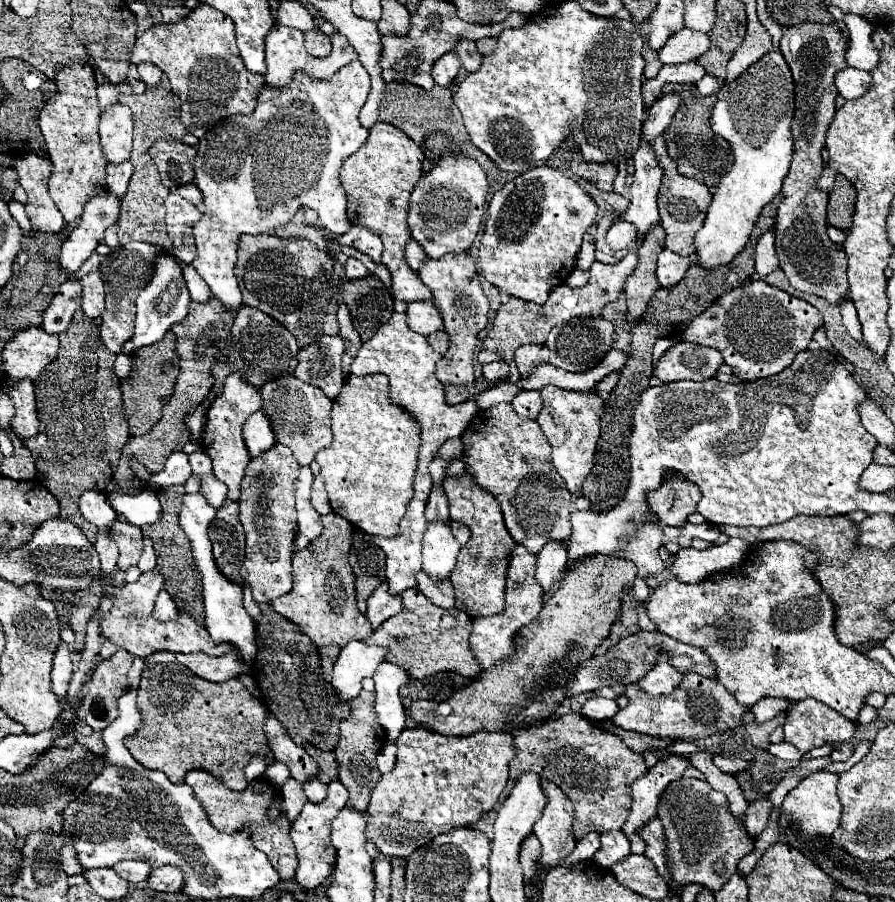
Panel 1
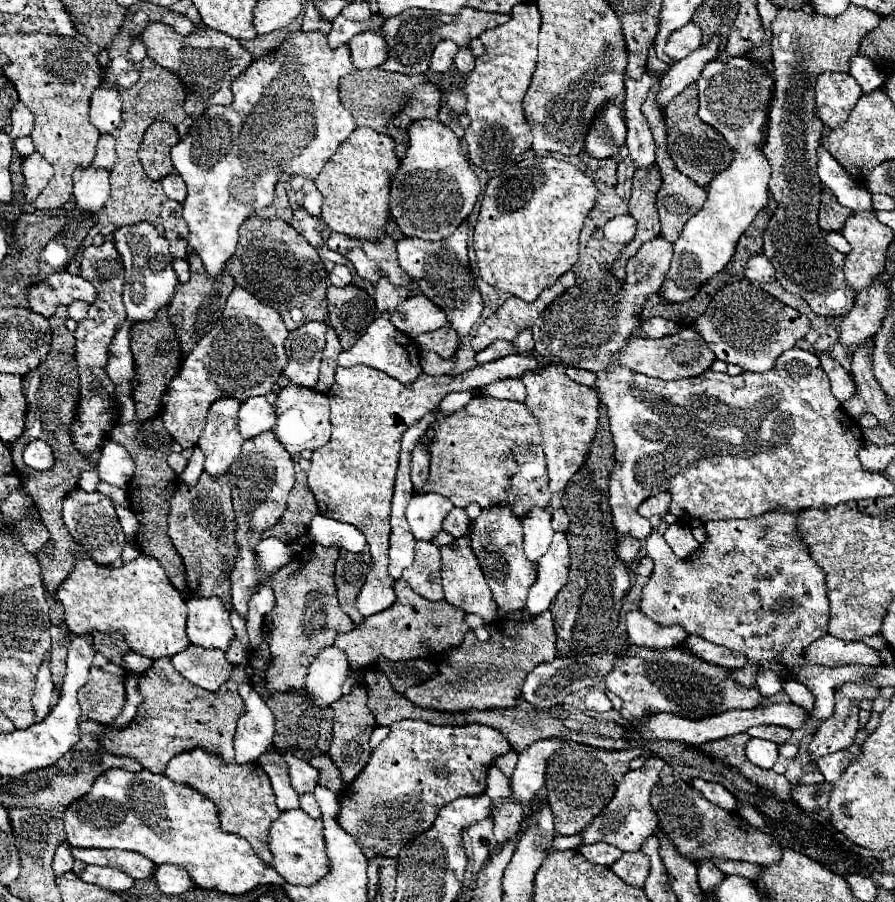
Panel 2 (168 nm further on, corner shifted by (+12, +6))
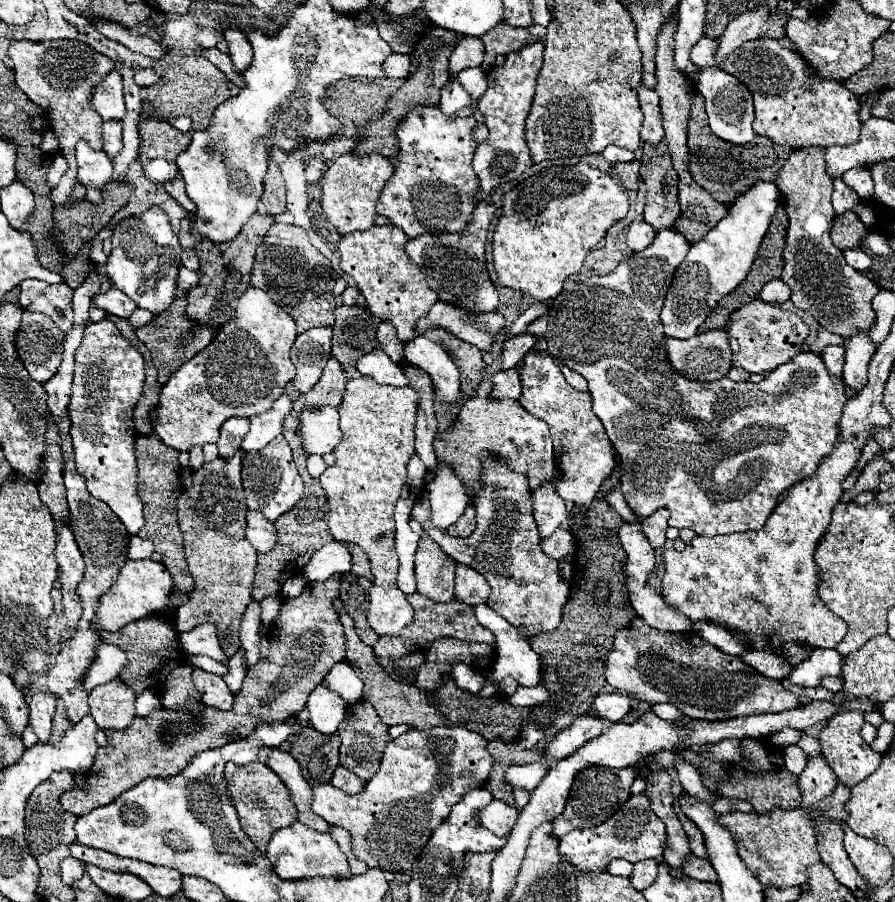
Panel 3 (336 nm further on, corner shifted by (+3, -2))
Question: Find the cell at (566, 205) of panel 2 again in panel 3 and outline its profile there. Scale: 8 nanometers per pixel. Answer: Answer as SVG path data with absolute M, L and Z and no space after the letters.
M584 162L540 170L502 198L502 214L492 238L498 282L522 290L534 300L556 298L562 292L564 280L582 268L586 254L626 212L628 196L606 172Z

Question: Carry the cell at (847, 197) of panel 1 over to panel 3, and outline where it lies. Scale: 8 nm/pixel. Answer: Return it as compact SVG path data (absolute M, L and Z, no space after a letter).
M848 210L834 218L830 236L832 244L836 244L840 250L848 250L848 248L858 248L858 242L862 236L866 236L866 232L868 228L862 224L862 220Z

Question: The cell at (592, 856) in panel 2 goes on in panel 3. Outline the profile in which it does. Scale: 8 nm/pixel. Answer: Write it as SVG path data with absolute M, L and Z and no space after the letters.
M610 860L610 864L606 866L606 872L614 874L614 876L630 876L632 872L632 864L628 860Z

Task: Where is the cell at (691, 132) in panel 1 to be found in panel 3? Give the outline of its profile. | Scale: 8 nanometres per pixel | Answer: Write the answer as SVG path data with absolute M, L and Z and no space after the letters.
M696 94L690 108L688 118L688 150L690 150L690 164L688 170L692 178L718 202L732 204L734 196L744 192L754 180L770 180L774 182L774 172L784 164L790 146L780 146L770 142L766 136L756 136L754 142L736 146L730 142L720 140L712 134L708 126L708 116L704 112L704 96Z

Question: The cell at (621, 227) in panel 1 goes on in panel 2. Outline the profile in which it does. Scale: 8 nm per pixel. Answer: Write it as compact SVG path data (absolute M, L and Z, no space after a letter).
M615 216L611 218L605 228L603 228L603 234L609 242L615 242L615 244L629 244L635 236L635 218L633 216Z

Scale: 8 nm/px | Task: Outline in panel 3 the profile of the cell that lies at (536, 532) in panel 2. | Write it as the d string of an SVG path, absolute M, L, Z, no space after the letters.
M554 484L538 486L532 492L534 502L534 520L538 524L540 538L550 538L552 532L568 518L568 510L564 506L564 500L558 496Z

